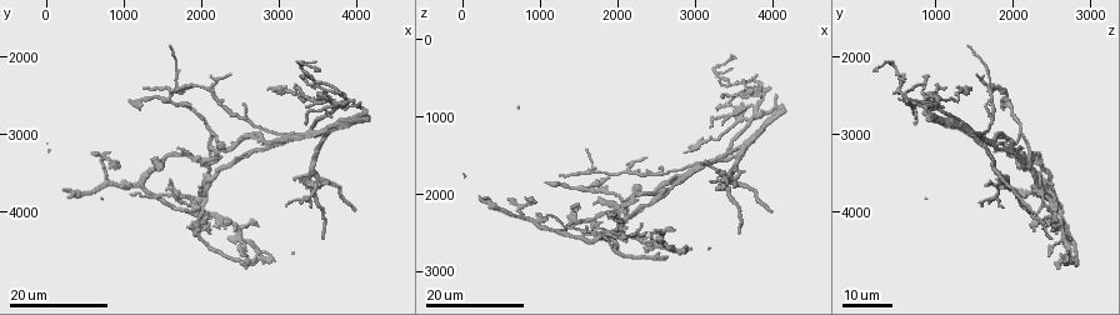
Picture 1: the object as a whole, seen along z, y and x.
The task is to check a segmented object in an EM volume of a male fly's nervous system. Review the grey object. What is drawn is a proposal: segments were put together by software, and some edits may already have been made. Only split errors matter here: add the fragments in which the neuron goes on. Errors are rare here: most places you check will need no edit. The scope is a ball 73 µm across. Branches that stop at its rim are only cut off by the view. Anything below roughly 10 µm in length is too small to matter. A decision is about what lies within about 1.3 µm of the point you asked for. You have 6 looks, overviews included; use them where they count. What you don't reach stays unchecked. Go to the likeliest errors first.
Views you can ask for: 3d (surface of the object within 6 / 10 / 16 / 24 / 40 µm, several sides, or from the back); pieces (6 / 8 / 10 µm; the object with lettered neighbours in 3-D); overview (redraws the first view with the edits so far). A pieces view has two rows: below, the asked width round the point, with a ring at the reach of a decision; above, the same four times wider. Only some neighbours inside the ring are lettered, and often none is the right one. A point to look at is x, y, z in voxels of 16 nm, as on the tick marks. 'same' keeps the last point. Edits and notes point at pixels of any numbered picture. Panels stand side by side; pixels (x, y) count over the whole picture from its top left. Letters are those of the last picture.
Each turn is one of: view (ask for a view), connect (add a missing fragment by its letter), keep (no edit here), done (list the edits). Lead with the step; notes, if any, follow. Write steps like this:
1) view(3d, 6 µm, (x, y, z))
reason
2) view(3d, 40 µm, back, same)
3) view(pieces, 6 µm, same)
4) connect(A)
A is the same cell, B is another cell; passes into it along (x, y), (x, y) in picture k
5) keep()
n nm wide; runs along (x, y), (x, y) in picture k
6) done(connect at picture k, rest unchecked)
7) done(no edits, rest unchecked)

view(3d, 24 µm, (1250, 2400, 1750))
branch stops here

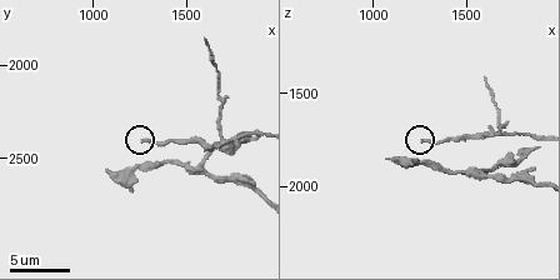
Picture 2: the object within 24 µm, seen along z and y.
view(pieces, 10 µm, (1280, 2400, 1740))

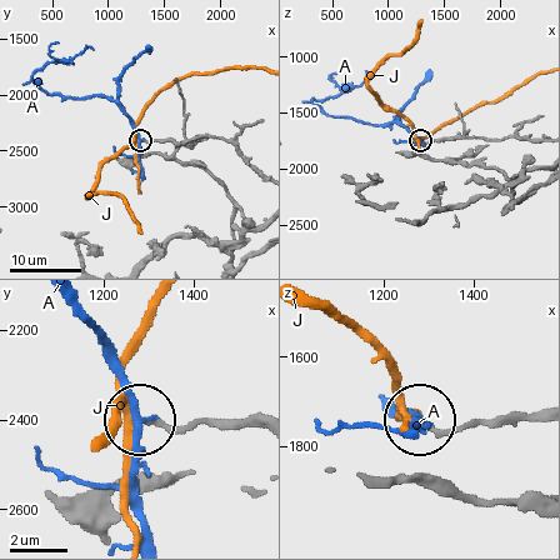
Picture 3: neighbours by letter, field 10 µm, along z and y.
keep()
180 nm wide; A and J are other cells; runs along (243, 154), (218, 138), (201, 135), (181, 143), (139, 139) in picture 3; no lettered fragment goes on from it

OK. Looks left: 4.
view(3d, 16 µm, (3250, 2200, 900))

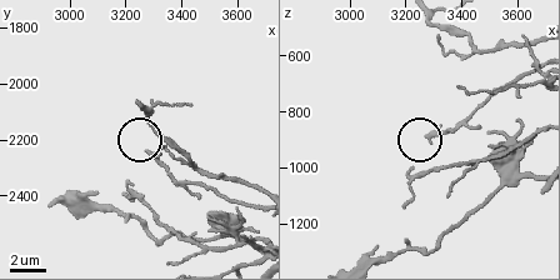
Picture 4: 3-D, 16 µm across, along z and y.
view(pieces, 10 µm, (3290, 2240, 890))

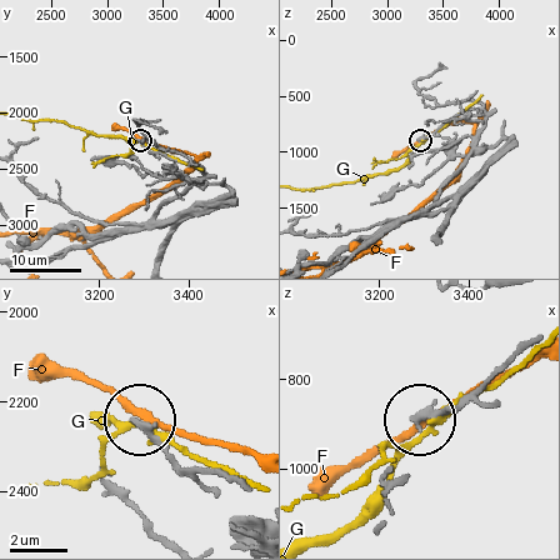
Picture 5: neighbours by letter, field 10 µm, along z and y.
keep()
F and G are other cells; runs along (231, 484), (181, 465), (141, 419) in picture 5; no lettered fragment goes on from it

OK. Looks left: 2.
view(3d, 16 µm, (2400, 2250, 1500))
thin end

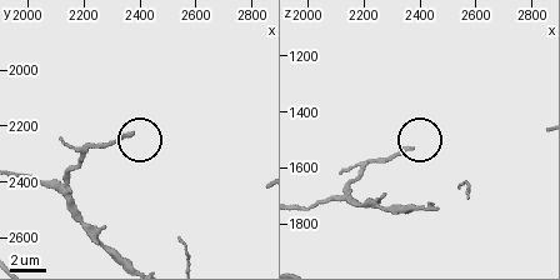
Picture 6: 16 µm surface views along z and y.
view(pieces, 10 µm, (2370, 2230, 1530))
what lies round it

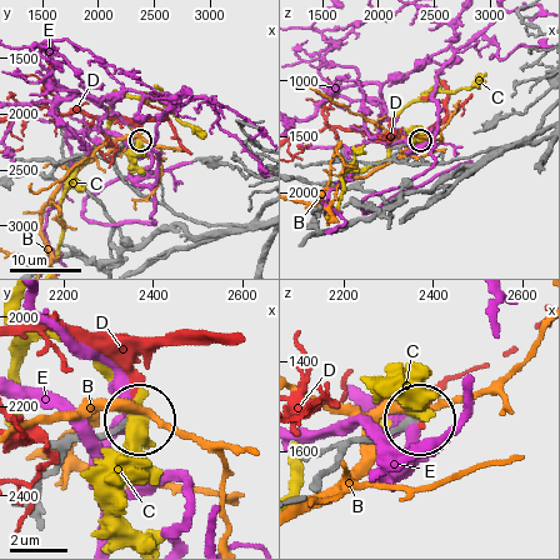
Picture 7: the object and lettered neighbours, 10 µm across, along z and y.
keep()
B, C, D and E are other cells; runs along (321, 483), (358, 443), (420, 419) in picture 7; no lettered fragment goes on from it

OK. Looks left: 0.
done(no edits, rest unchecked)

